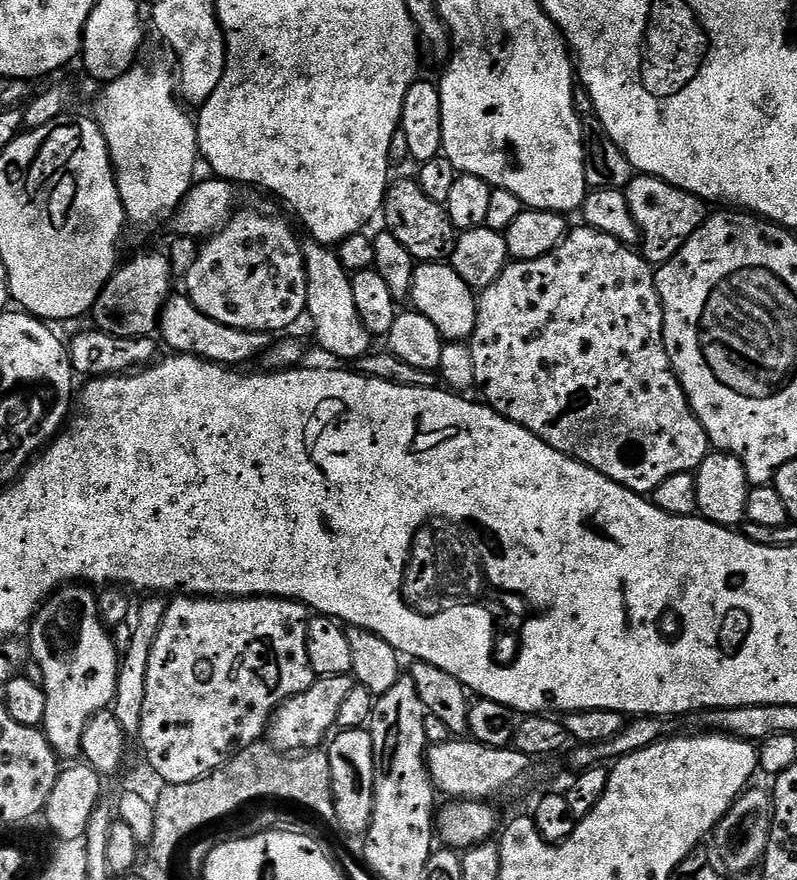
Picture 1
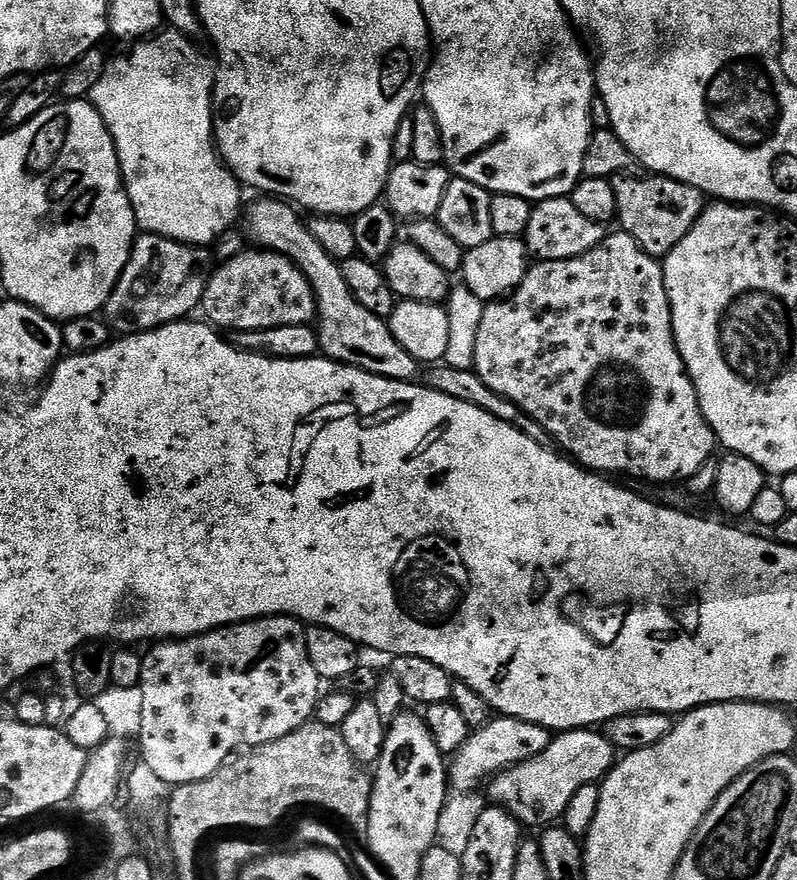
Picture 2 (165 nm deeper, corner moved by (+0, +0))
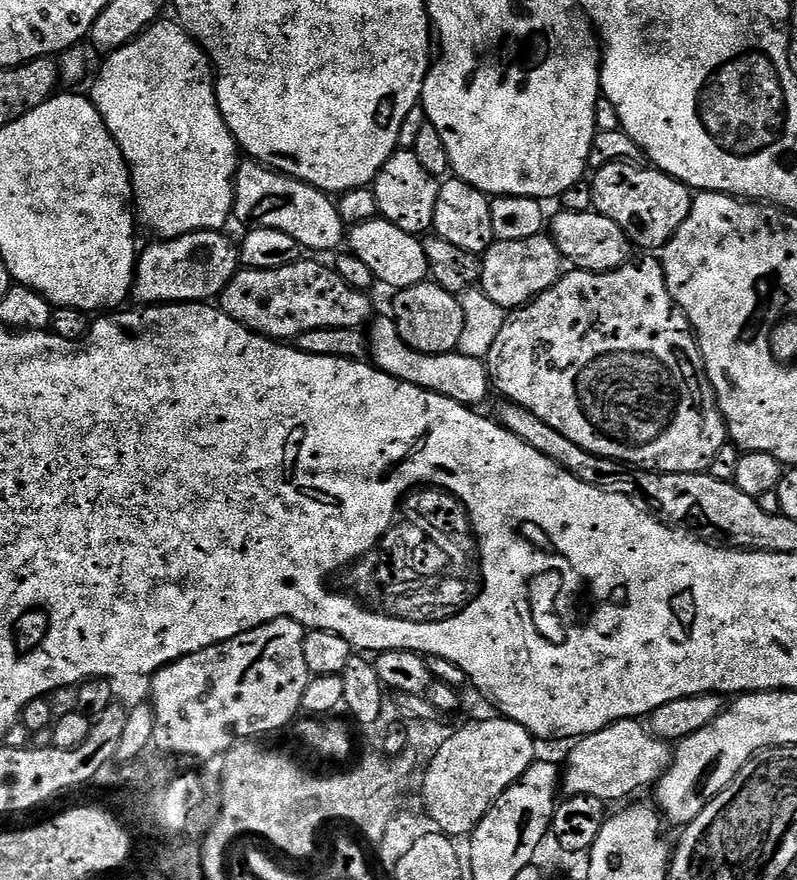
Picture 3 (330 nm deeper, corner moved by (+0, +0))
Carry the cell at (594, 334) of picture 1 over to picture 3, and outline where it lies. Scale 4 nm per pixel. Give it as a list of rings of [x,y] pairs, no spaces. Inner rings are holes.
[[[636,260],[616,268],[613,272],[582,272],[568,270],[561,275],[550,290],[536,296],[529,304],[509,311],[504,318],[502,330],[490,346],[490,354],[486,357],[488,379],[491,387],[504,395],[505,401],[530,410],[530,414],[538,414],[546,426],[554,426],[558,434],[566,434],[570,442],[582,446],[590,454],[598,454],[602,458],[620,460],[624,464],[639,466],[646,472],[702,472],[707,473],[712,467],[714,458],[722,446],[729,443],[728,428],[724,425],[724,415],[716,401],[710,378],[704,369],[704,359],[700,353],[700,343],[692,331],[692,323],[686,314],[674,302],[670,290],[666,286],[666,274],[663,263],[656,260]]]

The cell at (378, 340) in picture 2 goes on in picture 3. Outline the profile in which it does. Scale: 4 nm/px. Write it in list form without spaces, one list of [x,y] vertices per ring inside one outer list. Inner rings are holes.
[[[377,315],[370,324],[370,360],[380,371],[390,374],[396,380],[424,388],[428,392],[442,394],[459,404],[480,406],[487,398],[488,392],[490,393],[490,381],[484,360],[463,356],[458,350],[437,356],[422,354],[418,350],[408,348],[406,342],[402,342],[391,315],[379,316]]]

